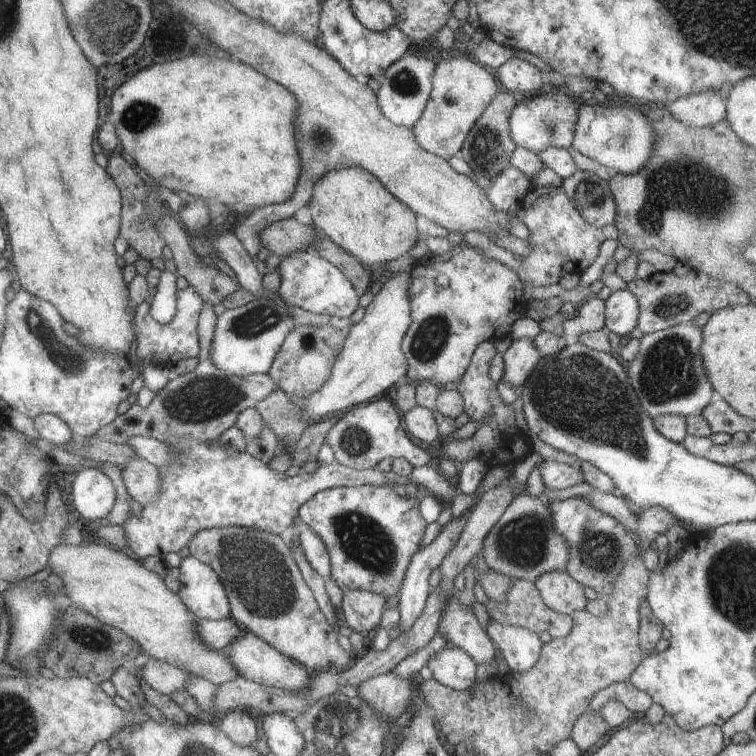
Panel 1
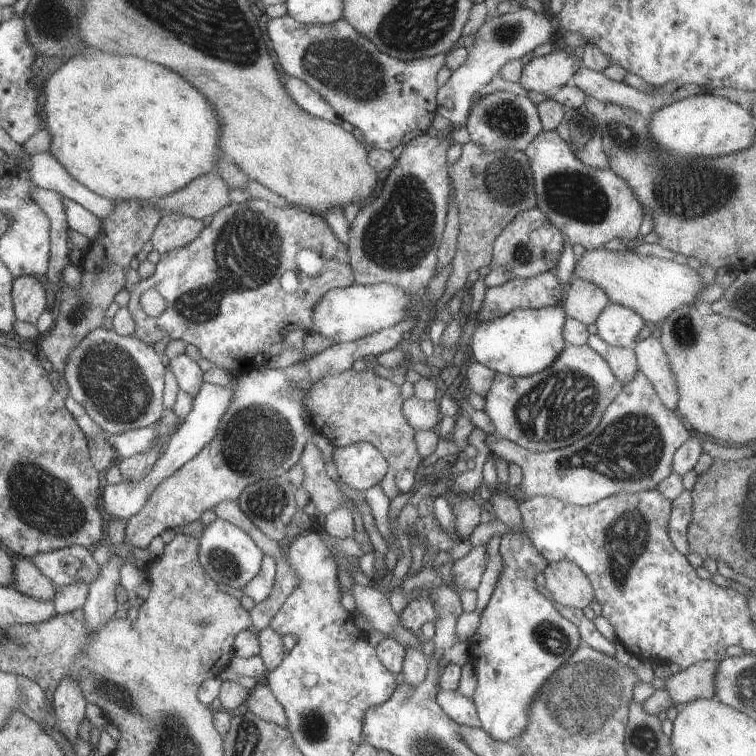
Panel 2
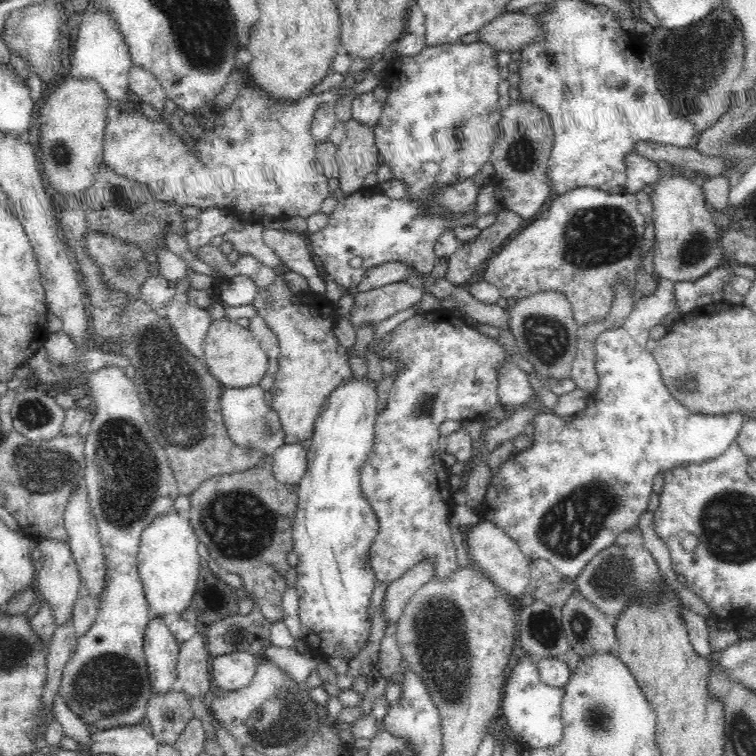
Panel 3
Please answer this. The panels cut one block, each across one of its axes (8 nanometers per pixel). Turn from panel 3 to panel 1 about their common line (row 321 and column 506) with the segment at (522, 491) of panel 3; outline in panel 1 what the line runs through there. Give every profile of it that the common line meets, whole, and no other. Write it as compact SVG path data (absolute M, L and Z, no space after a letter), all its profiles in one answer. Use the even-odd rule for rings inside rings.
M489 620L487 636L499 648L499 652L509 668L509 674L513 674L513 676L521 676L521 674L529 672L541 656L543 642L537 640L535 632Z

